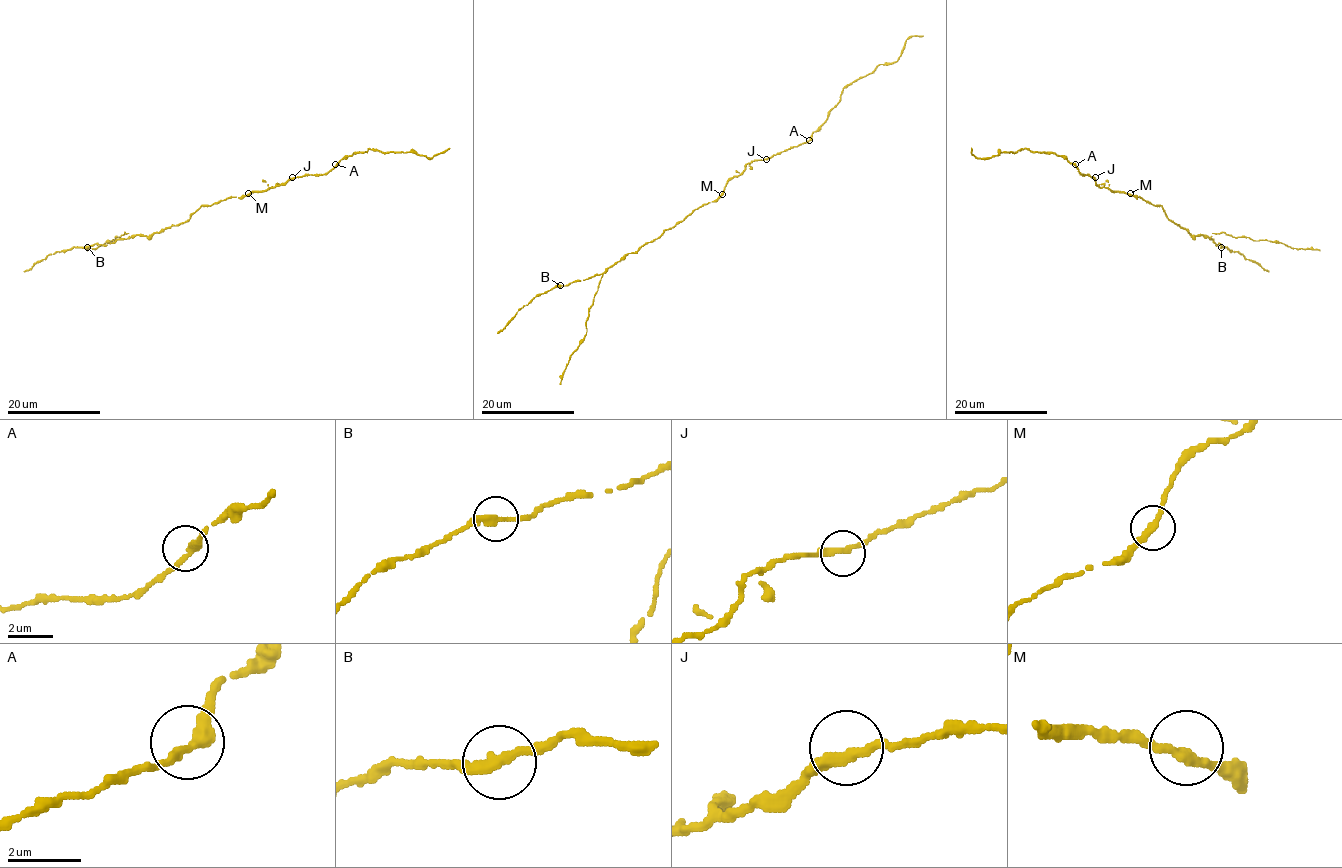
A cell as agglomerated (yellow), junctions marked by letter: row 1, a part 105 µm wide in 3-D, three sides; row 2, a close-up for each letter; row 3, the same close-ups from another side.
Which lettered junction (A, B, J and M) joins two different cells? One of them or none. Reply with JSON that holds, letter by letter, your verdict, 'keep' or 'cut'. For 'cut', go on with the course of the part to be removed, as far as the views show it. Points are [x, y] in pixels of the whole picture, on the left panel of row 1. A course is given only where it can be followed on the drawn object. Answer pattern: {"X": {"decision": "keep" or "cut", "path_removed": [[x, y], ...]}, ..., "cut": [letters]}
{"A": {"decision": "keep"}, "B": {"decision": "keep"}, "J": {"decision": "keep"}, "M": {"decision": "keep"}, "cut": []}

